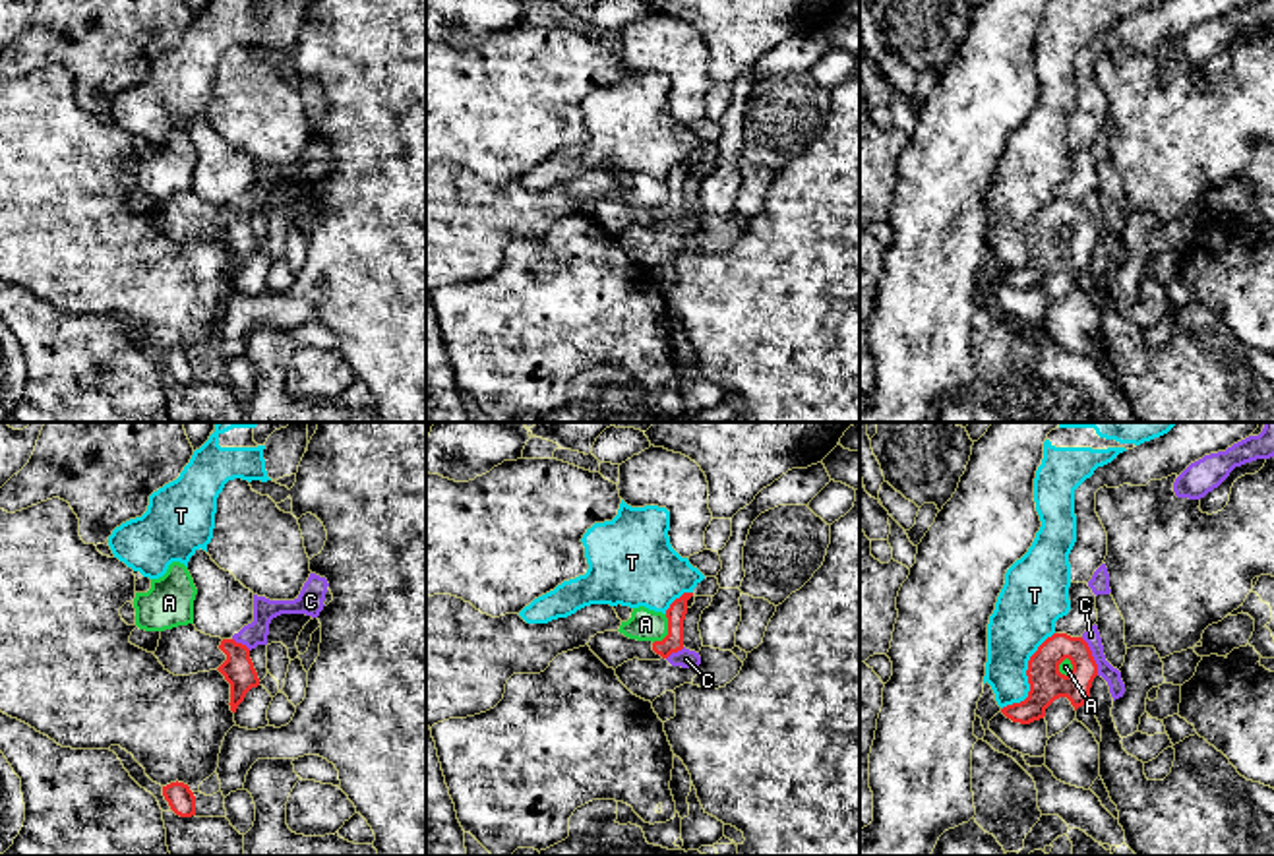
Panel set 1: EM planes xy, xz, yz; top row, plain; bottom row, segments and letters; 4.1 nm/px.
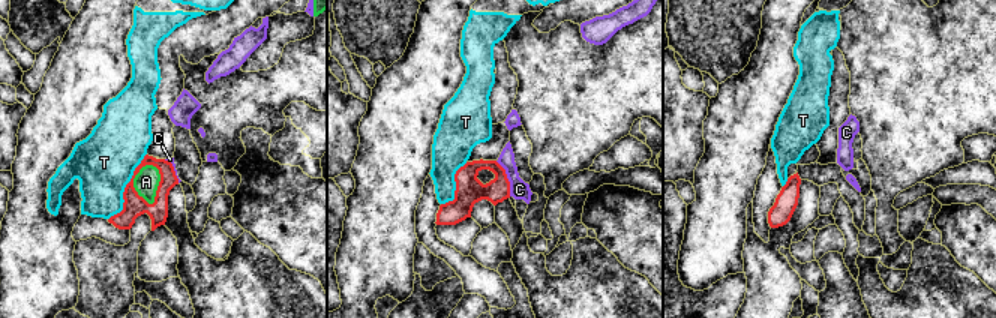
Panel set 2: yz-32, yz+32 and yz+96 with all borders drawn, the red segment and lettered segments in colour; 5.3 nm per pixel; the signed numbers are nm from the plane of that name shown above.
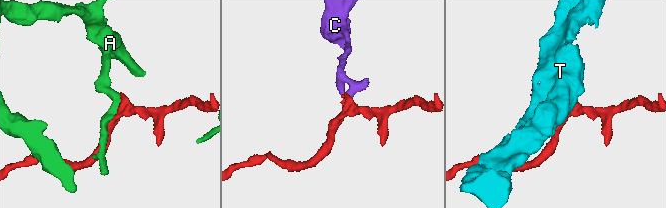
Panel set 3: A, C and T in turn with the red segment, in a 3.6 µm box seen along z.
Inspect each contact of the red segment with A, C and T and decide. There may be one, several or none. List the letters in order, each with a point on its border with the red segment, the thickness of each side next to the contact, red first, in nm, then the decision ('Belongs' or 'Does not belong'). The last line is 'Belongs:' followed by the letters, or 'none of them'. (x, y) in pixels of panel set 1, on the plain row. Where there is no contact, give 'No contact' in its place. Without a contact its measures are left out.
A: Touches red at xz (668, 198). Thickness 80 nm (red) against 130 nm. Does not belong
C: Touches red at yz (1092, 223). Thickness 140 nm (red) against 70 nm. Does not belong
T: Touches red at yz (1027, 241). Thickness 140 nm (red) against 260 nm. Does not belong
Belongs: none of them

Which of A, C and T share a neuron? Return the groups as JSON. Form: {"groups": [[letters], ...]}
{"groups": [["A"], ["C"], ["T"]]}

